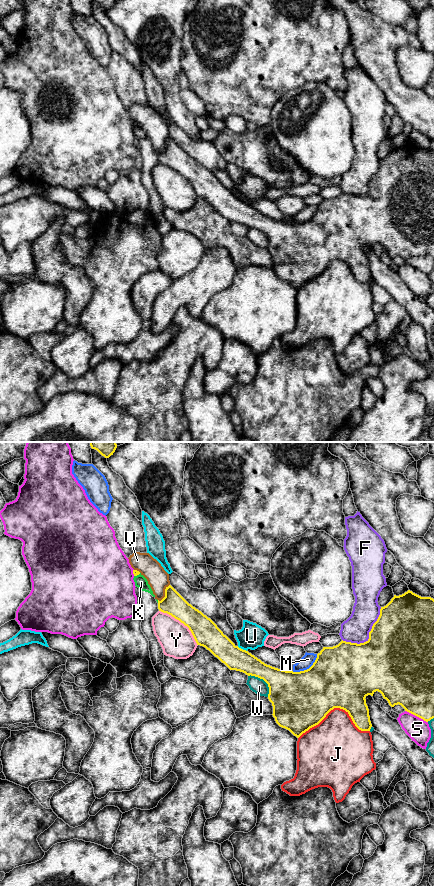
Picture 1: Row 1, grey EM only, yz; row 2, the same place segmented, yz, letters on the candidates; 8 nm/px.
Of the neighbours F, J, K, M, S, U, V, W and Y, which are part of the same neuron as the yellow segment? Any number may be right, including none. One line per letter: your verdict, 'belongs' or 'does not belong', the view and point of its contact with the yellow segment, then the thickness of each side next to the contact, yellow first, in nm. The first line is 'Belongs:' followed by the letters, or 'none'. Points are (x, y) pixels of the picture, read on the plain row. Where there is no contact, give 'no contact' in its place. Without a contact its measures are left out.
Belongs: none
F: does not belong; meets yellow in yz at (369, 188); 500 nm thick on the yellow side, 220 nm on the other
J: does not belong; meets yellow in yz at (335, 259); 500 nm thick on the yellow side, 360 nm on the other
K: does not belong; meets yellow in yz at (137, 126); 50 nm thick on the yellow side, 100 nm on the other
M: does not belong; meets yellow in yz at (307, 221); 460 nm thick on the yellow side, 100 nm on the other
S: does not belong; meets yellow in yz at (416, 267); 360 nm thick on the yellow side, 180 nm on the other
U: does not belong; meets yellow in yz at (242, 201); 190 nm thick on the yellow side, 200 nm on the other
V: does not belong; meets yellow in yz at (165, 145); 180 nm thick on the yellow side, 170 nm on the other
W: does not belong; meets yellow in yz at (264, 232); 360 nm thick on the yellow side, 120 nm on the other
Y: does not belong; meets yellow in yz at (182, 174); 200 nm thick on the yellow side, 260 nm on the other

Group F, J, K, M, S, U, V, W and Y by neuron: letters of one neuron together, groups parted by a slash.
F / J / K V W / M / S / U / Y

